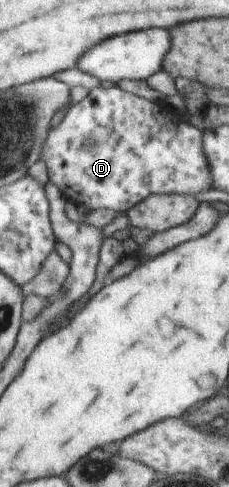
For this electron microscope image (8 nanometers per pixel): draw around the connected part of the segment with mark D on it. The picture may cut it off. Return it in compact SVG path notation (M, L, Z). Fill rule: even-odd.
M117 85L114 87L92 88L89 94L77 104L74 104L66 113L63 120L55 129L50 130L46 143L43 147L41 159L45 162L48 171L48 177L52 183L56 184L63 193L66 201L71 201L78 205L91 203L93 207L105 207L114 211L128 213L132 208L141 202L148 200L154 194L194 194L204 193L213 189L213 173L211 172L210 162L204 149L205 132L200 131L198 127L190 125L179 110L163 102L152 102L148 99L126 92Z

